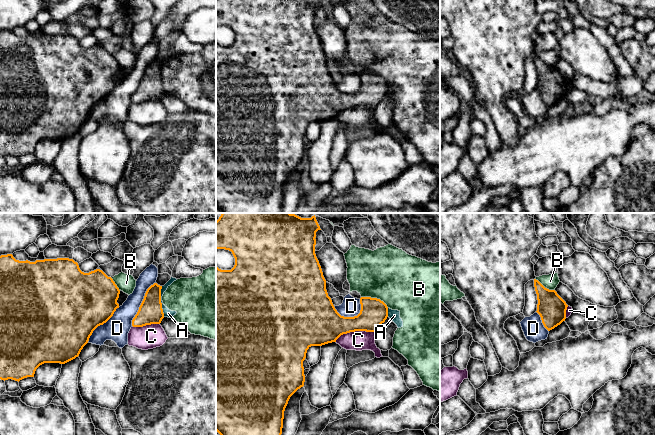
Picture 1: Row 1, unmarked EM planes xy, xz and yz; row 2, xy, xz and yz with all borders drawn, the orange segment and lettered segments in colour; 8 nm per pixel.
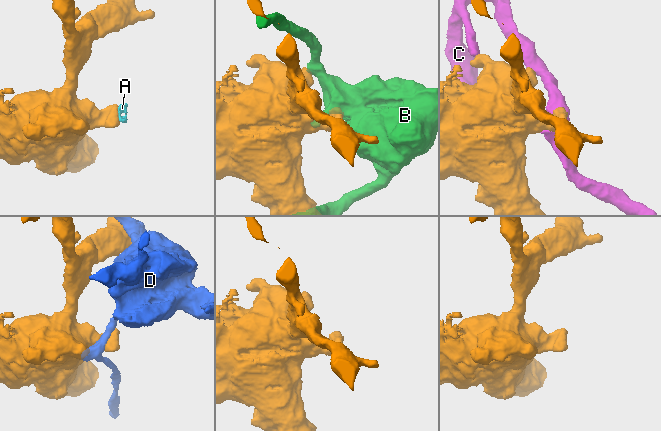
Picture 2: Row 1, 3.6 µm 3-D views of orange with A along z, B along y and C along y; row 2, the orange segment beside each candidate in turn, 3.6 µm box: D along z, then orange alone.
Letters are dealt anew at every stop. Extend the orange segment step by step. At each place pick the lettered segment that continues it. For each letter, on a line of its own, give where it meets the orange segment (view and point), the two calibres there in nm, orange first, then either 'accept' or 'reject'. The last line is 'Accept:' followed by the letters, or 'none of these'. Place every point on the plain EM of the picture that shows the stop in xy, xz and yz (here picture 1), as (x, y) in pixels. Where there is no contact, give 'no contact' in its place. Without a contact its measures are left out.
A: meets orange in xy at (160, 77); 190 nm thick on the orange side, 70 nm on the other; reject
B: meets orange in xz at (375, 74); 220 nm thick on the orange side, 440 nm on the other; reject
C: meets orange in xz at (354, 107); 300 nm thick on the orange side, 160 nm on the other; reject
D: meets orange in xy at (141, 79); 190 nm thick on the orange side, 190 nm on the other; reject
Accept: none of these

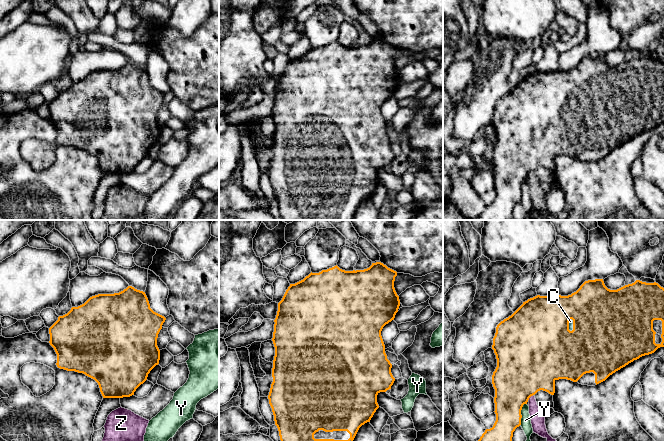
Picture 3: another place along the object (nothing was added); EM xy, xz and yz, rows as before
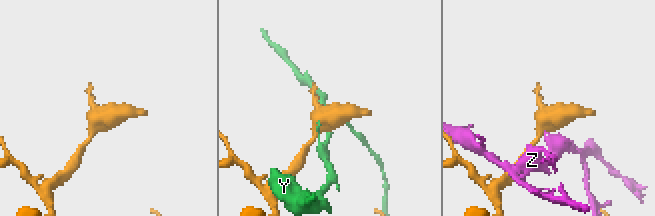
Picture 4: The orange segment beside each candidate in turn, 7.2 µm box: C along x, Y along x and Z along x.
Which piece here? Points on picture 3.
C: meets orange in yz at (573, 101); 500 nm thick on the orange side, 30 nm on the other; accept
Y: meets orange in yz at (520, 190); 320 nm thick on the orange side, 90 nm on the other; reject
Z: meets orange in yz at (530, 172); 460 nm thick on the orange side, 110 nm on the other; reject
Accept: C

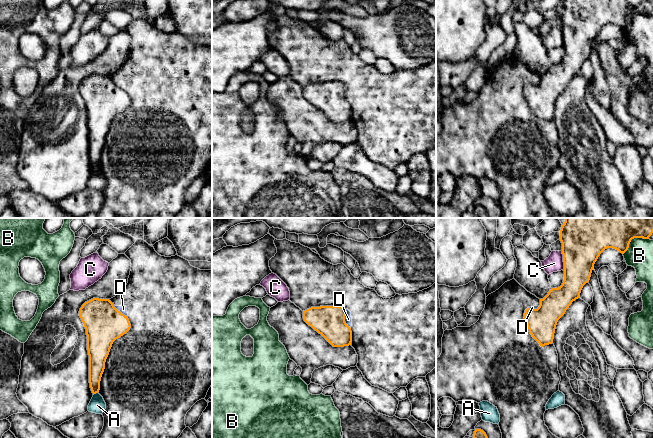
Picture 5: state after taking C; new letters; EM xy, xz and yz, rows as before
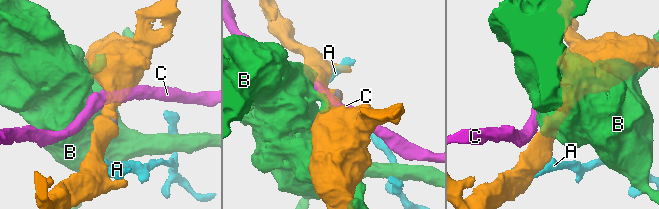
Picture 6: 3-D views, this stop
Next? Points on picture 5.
A: meets orange in xy at (95, 169); 130 nm thick on the orange side, 130 nm on the other; reject
B: meets orange in yz at (632, 14); 200 nm thick on the orange side, 220 nm on the other; reject
C: meets orange in yz at (563, 37); 320 nm thick on the orange side, 140 nm on the other; reject
D: meets orange in xz at (344, 94); 260 nm thick on the orange side, 60 nm on the other; reject
Accept: none of these

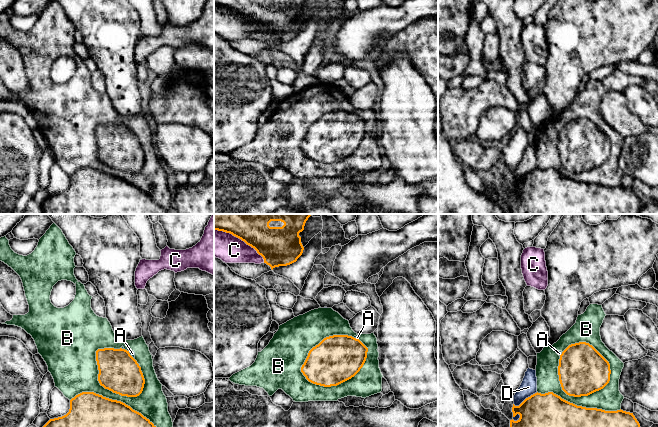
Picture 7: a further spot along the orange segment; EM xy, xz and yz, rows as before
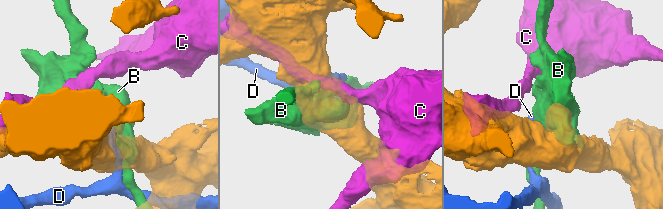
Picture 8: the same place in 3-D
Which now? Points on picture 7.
A: meets orange in xy at (130, 131); 320 nm thick on the orange side, 50 nm on the other; reject
B: meets orange in xz at (340, 159); 380 nm thick on the orange side, 220 nm on the other; reject
C: meets orange in xz at (241, 15); 260 nm thick on the orange side, 220 nm on the other; reject
D: meets orange in yz at (526, 174); 440 nm thick on the orange side, 140 nm on the other; reject
Accept: none of these

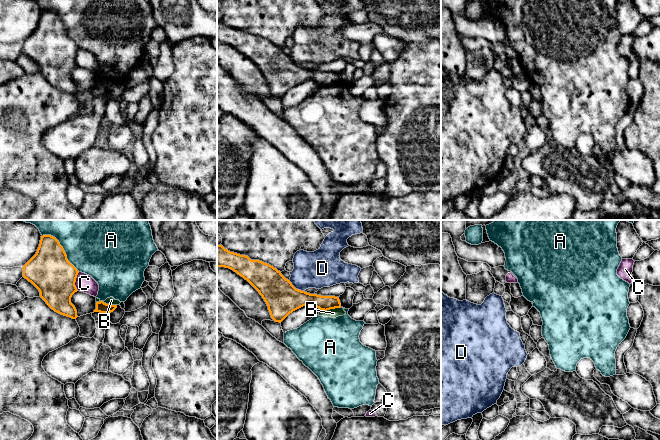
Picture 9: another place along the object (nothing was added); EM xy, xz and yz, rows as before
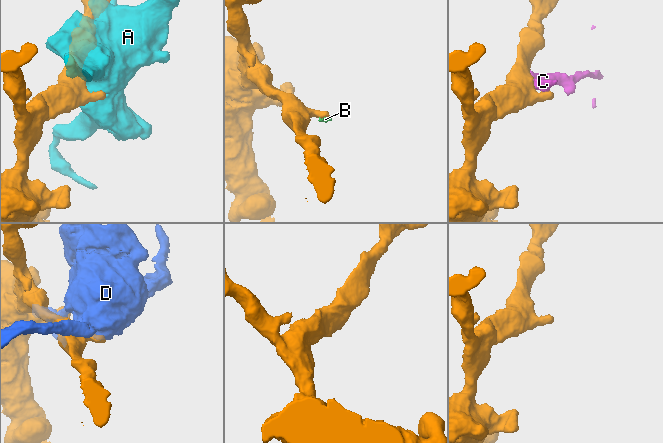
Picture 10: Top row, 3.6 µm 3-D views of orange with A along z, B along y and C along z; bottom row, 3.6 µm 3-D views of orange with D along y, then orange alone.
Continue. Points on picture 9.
A: meets orange in xy at (63, 25); 340 nm thick on the orange side, 420 nm on the other; reject
B: meets orange in xz at (330, 84); 120 nm thick on the orange side, 80 nm on the other; reject
C: meets orange in xy at (75, 57); 340 nm thick on the orange side, 140 nm on the other; reject
D: meets orange in xz at (295, 64); 280 nm thick on the orange side, 300 nm on the other; reject
Accept: none of these

